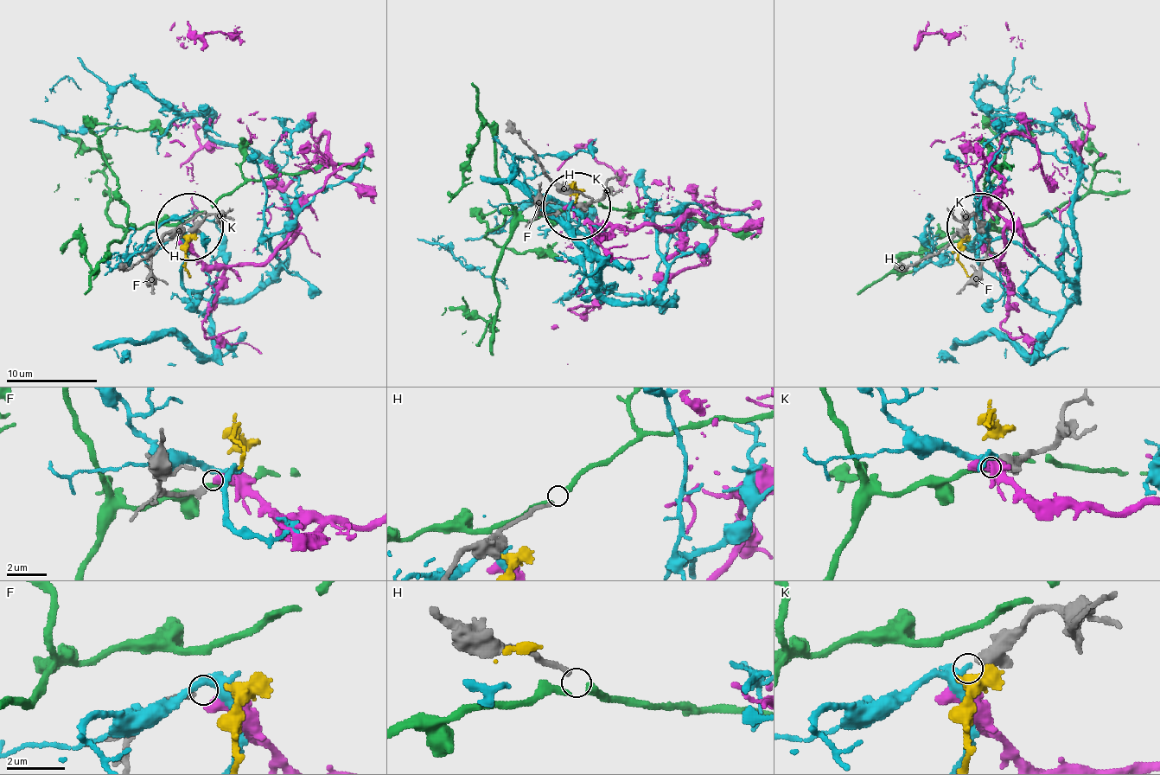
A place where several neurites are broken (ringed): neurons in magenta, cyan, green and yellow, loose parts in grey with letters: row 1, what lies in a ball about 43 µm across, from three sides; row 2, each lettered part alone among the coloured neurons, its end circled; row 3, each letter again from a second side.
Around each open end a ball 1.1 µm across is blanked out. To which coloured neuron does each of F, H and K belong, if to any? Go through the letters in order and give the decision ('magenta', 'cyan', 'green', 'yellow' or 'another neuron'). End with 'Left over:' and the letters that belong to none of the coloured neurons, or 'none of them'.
F: magenta
H: another neuron
K: cyan
Left over: H

